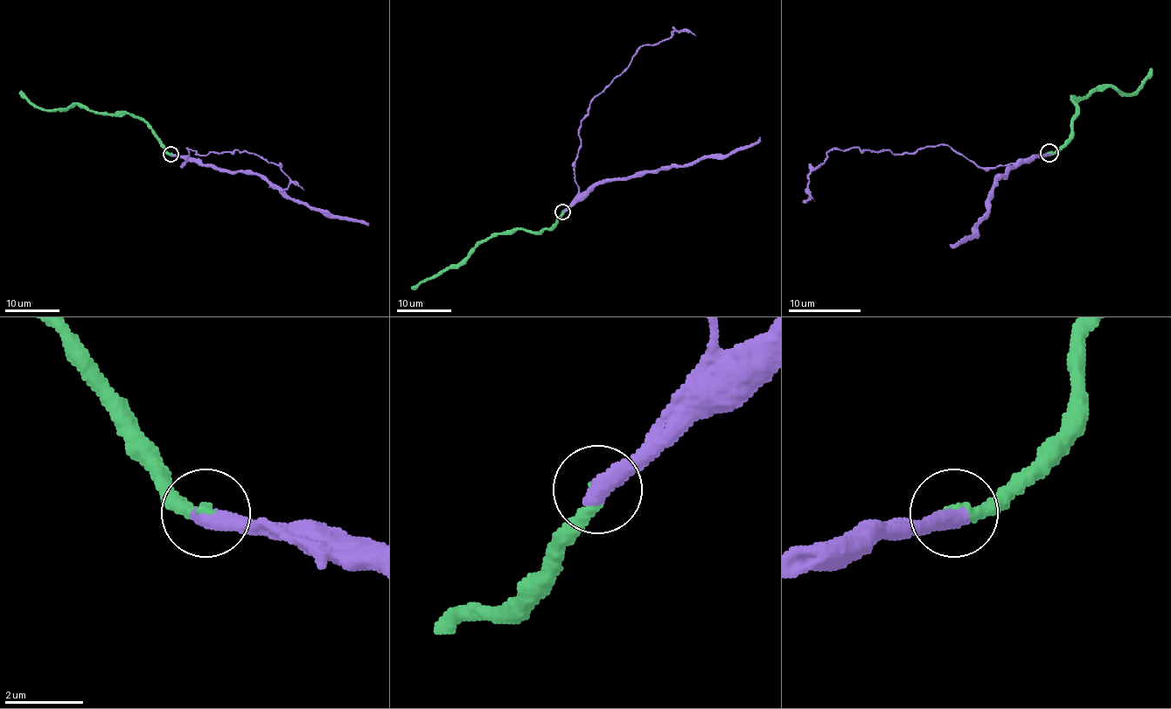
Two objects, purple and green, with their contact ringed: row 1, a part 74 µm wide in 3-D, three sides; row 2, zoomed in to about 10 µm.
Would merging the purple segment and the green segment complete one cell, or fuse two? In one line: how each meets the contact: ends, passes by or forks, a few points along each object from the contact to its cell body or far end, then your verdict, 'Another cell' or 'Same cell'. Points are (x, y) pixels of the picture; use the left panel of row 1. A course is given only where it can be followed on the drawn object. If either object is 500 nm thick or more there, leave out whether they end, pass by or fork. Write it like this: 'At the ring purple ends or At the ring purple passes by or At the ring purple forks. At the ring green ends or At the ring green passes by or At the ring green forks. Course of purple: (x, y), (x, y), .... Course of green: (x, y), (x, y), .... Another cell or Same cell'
Course of purple: (171, 154), (184, 164), (186, 149), (247, 151), (288, 177), (280, 191). Course of green: (171, 154), (147, 124), (127, 113), (90, 112), (75, 105), (41, 109), (20, 90). Same cell

